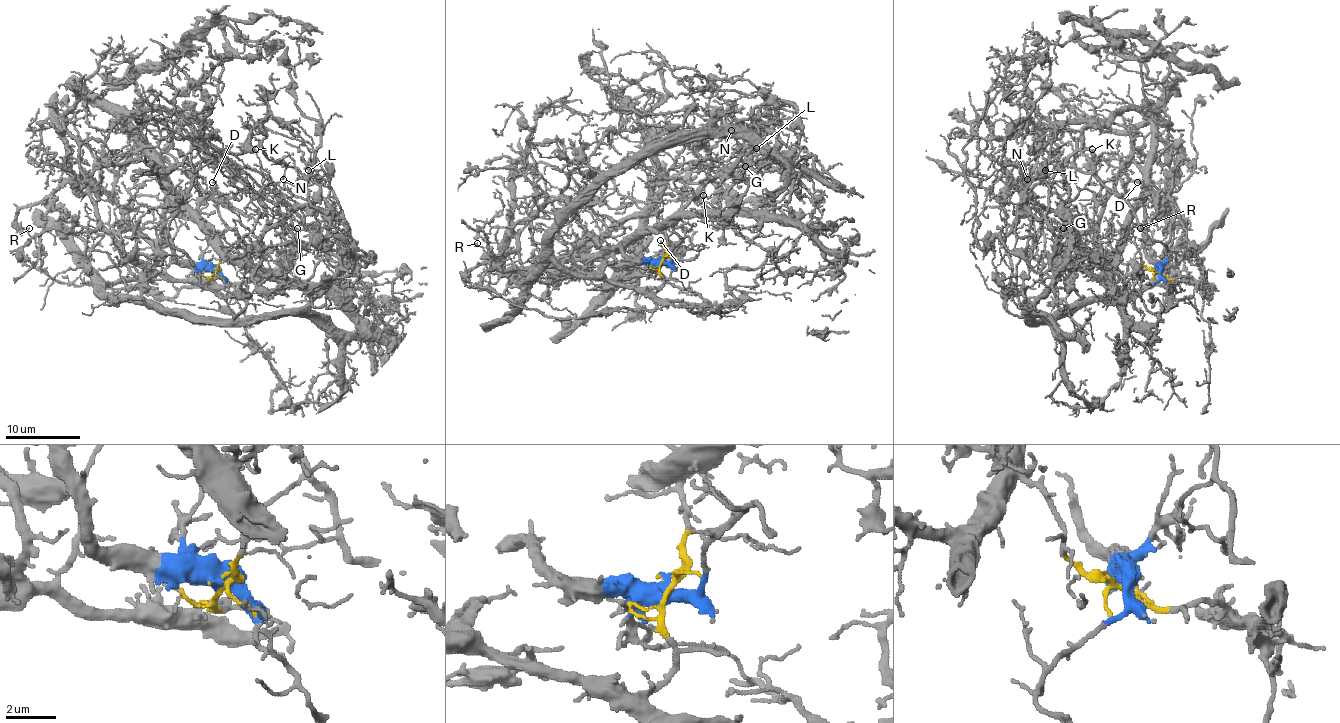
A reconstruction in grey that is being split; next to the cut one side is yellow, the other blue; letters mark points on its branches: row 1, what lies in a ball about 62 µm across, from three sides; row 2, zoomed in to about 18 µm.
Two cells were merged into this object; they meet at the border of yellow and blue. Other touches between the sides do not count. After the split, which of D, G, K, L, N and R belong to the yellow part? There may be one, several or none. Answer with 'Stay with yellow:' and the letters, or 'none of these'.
Stay with yellow: L, N, R

